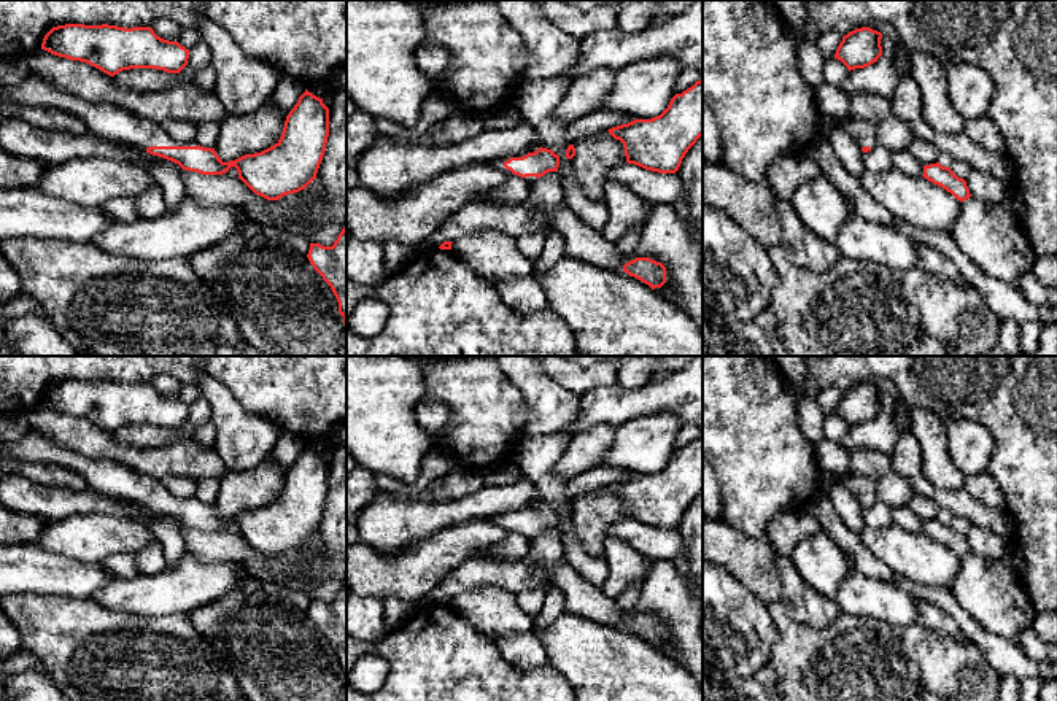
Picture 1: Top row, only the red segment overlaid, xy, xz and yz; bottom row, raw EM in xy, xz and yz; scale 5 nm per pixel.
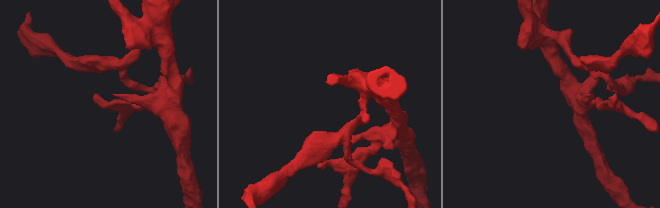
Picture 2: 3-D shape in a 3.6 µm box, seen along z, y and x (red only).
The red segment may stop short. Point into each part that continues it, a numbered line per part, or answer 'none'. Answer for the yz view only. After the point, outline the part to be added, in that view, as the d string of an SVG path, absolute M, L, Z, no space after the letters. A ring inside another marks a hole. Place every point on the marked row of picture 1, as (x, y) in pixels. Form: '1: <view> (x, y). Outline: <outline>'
1: yz (865, 132). Outline: M849 118L844 127L860 148L869 146L873 149L877 145L877 122Z

